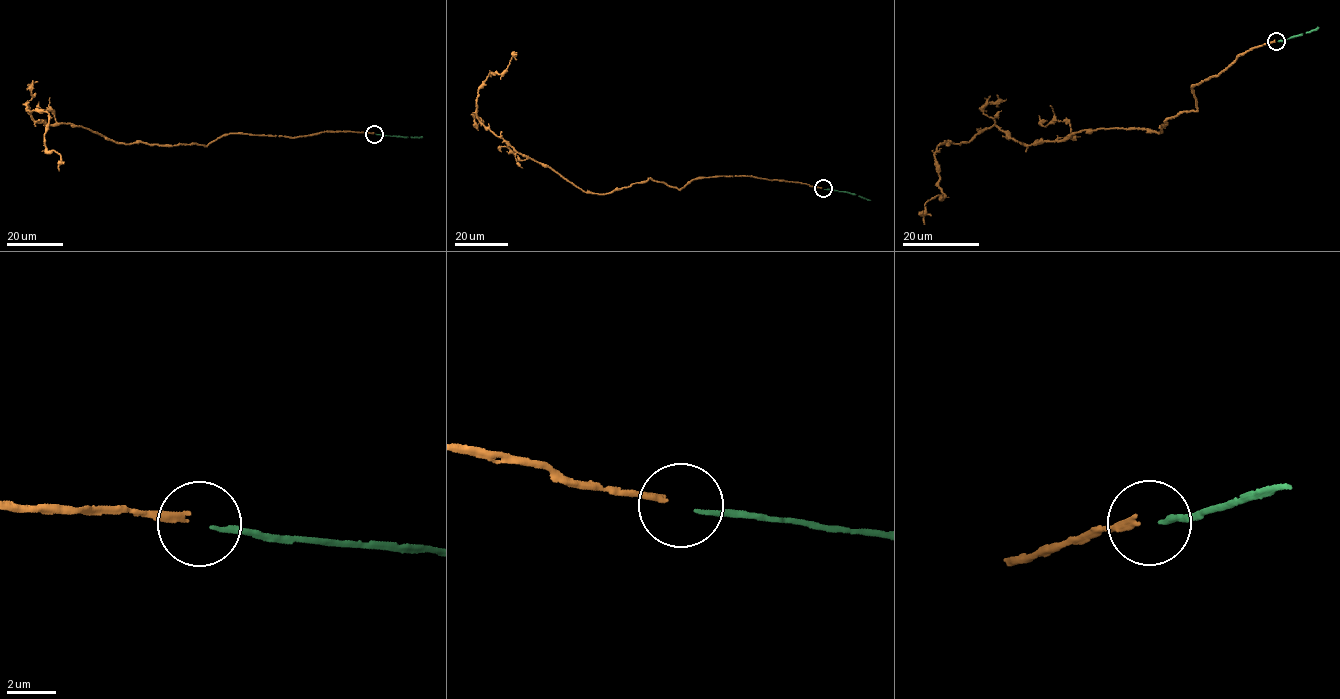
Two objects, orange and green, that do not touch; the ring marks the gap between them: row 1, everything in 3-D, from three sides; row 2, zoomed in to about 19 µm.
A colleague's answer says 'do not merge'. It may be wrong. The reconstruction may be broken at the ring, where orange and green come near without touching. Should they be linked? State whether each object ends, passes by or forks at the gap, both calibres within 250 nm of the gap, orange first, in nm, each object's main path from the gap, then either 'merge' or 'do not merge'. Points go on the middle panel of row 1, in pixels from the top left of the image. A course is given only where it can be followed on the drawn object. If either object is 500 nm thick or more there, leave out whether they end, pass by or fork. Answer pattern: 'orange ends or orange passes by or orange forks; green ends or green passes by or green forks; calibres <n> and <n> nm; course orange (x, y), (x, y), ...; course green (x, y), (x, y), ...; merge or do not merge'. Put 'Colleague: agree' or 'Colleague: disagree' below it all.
orange ends; green ends; calibres 260 and 160 nm; course orange (821, 188), (719, 175), (679, 190), (649, 178), (583, 191), (478, 119), (478, 87), (516, 54); course green (824, 189), (848, 191), (870, 200); do not merge
Colleague: agree

